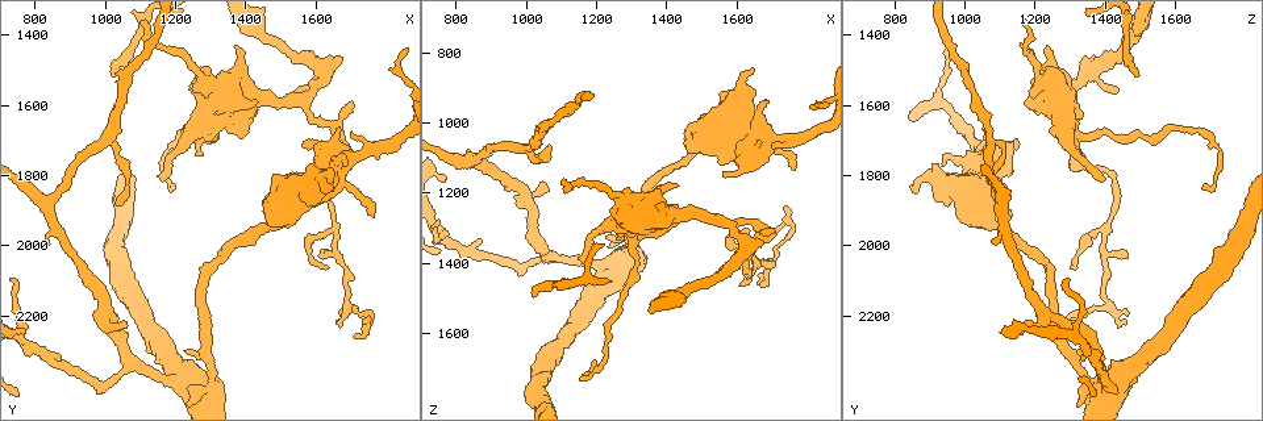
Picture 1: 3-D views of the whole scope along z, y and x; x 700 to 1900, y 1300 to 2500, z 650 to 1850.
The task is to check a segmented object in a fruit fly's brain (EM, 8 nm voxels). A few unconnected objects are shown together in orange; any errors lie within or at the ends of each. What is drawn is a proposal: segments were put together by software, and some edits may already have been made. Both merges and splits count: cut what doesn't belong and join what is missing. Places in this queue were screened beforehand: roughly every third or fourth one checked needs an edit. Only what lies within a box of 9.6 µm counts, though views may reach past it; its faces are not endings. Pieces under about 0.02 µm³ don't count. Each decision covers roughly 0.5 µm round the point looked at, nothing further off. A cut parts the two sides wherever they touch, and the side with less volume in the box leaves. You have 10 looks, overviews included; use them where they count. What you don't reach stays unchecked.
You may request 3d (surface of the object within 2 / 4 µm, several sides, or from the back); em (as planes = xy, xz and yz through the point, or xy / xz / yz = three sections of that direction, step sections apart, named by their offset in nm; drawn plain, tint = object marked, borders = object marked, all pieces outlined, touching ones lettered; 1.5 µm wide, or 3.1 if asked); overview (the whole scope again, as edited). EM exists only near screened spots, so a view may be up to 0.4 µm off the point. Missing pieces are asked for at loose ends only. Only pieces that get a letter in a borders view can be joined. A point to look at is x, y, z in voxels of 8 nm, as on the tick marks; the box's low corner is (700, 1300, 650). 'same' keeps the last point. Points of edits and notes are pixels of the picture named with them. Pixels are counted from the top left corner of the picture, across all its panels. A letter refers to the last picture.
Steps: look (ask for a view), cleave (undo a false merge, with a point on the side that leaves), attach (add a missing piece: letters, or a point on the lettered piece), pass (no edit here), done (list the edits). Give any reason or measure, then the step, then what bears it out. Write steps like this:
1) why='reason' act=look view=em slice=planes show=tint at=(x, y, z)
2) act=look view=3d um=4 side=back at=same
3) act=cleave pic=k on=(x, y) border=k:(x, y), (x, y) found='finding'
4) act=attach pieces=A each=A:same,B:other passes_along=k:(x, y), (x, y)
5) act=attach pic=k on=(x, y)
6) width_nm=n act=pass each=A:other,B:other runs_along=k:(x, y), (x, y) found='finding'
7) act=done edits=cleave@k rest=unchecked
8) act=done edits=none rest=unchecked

act=look view=em slice=xz step=4 show=borders at=(1210, 1830, 1680)

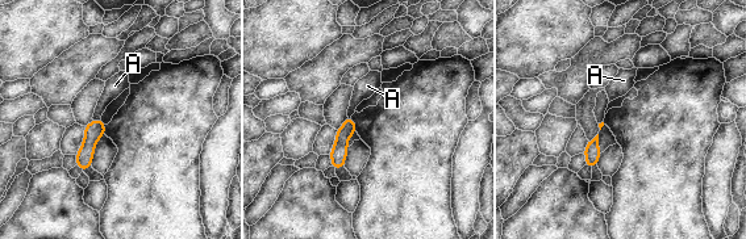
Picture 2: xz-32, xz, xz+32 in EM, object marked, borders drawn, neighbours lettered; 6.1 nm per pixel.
act=pass each=A:other found='no lettered piece goes on from it'

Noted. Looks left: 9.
why='sharp bend' act=look view=3d um=2 at=(1620, 1800, 1420)

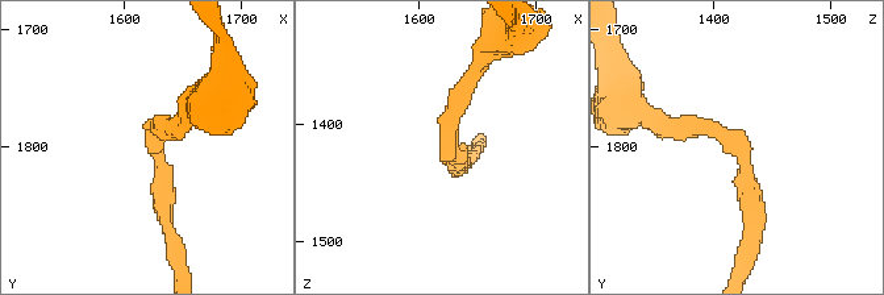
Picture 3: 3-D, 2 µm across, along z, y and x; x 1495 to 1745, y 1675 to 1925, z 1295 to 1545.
why='now the EM' act=look view=em slice=xz step=8 show=tint at=(1628, 1794, 1412)

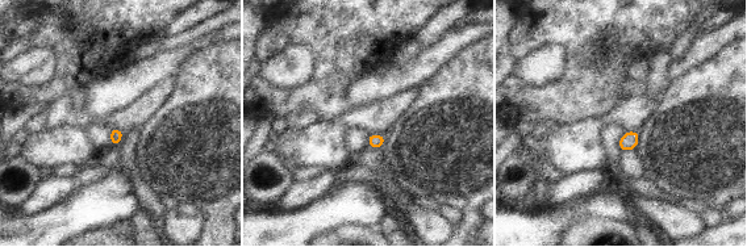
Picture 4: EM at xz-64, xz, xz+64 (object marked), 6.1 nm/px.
why='another direction' act=look view=em slice=planes show=borders at=same

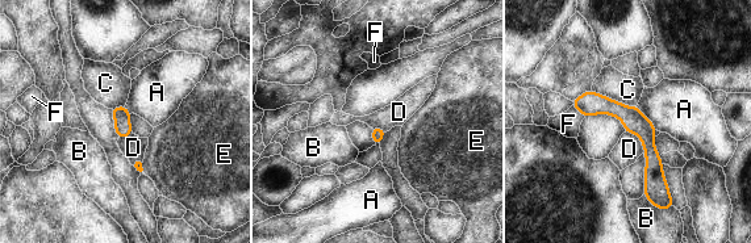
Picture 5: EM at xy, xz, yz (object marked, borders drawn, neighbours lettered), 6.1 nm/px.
width_nm=80 act=pass each=A:other,B:other,C:other,D:other,E:other,F:other border=5:(637, 105), (656, 129) found='all the same neuron'

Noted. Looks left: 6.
why='branch stops here' act=look view=em slice=xy step=8 show=borders at=(1770, 1920, 1130)

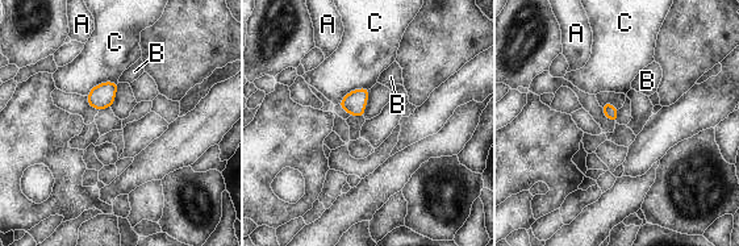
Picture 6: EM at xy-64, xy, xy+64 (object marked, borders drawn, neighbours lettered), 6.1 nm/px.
why='another direction' act=look view=em slice=planes show=borders at=same

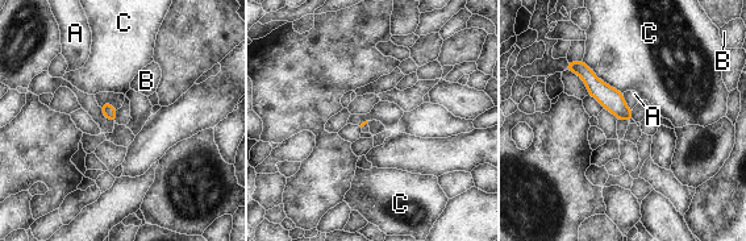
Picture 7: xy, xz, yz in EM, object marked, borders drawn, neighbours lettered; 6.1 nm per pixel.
longest_contact=C:320nm act=pass each=A:other,B:other,C:other runs_along=7:(574, 65), (629, 116) found='no lettered piece goes on from it'

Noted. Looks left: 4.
why='thick turns thin' act=look view=em slice=planes show=borders at=(1560, 1590, 1280)

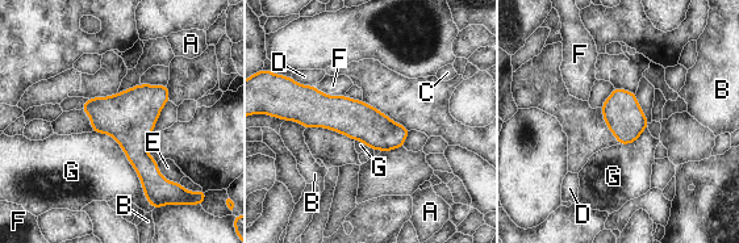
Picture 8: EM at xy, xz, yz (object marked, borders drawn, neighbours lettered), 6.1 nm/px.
act=pass each=A:other,B:other,C:other,D:other,E:other,F:other,G:other runs_along=8:(292, 116), (404, 133) found='one neuron here'

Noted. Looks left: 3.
act=done edits=none rest=unchecked

